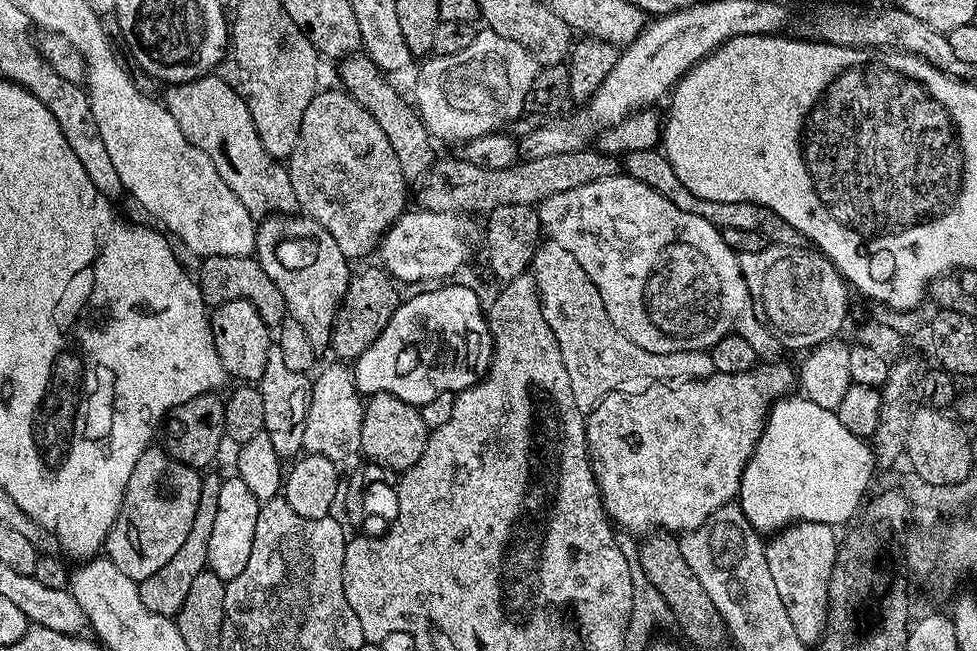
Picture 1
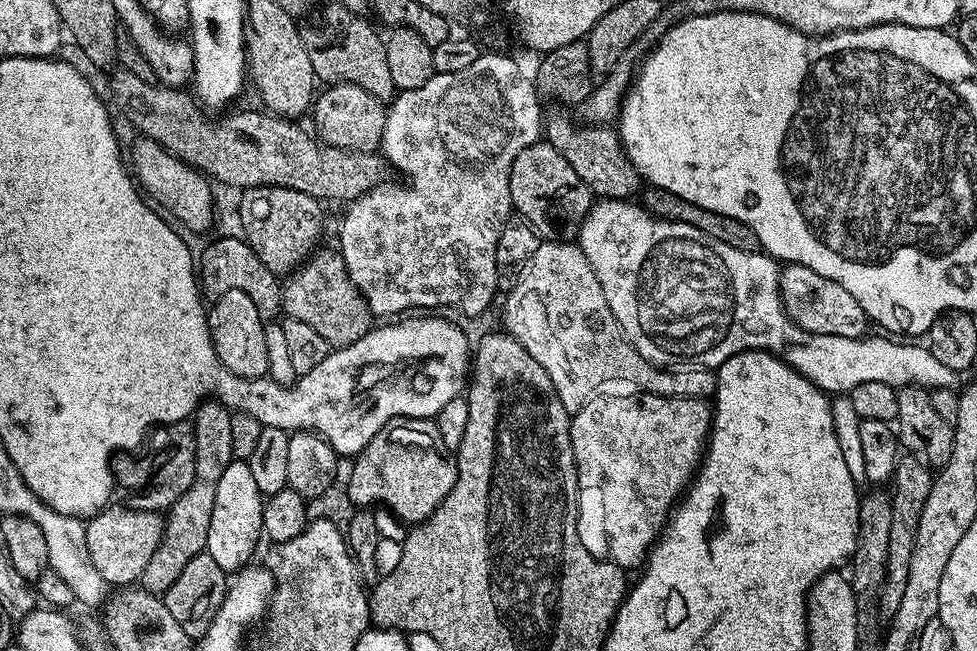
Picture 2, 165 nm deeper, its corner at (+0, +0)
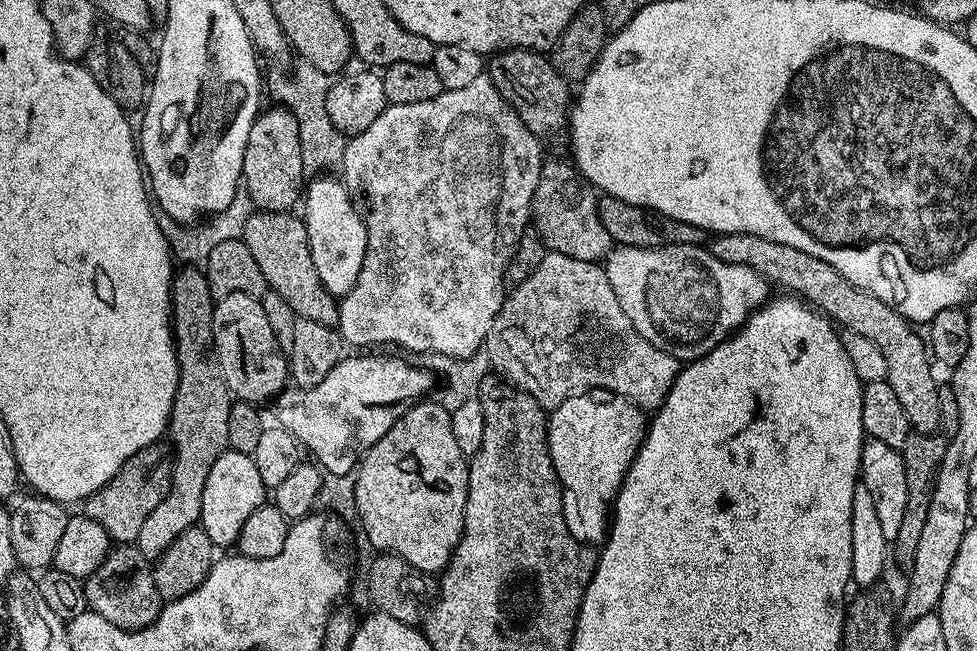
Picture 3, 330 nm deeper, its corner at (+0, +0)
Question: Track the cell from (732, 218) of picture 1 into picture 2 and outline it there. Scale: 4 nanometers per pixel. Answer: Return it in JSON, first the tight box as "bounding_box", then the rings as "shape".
{"bounding_box":[542,110,642,200],"shape":[[[556,110],[552,117],[545,119],[542,132],[546,140],[553,144],[567,162],[573,166],[574,171],[582,182],[586,184],[597,197],[605,200],[628,200],[635,197],[642,188],[642,178],[638,170],[625,154],[624,147],[620,145],[619,135],[611,132],[608,126],[584,126],[576,128],[576,124],[567,116],[567,111]]]}

